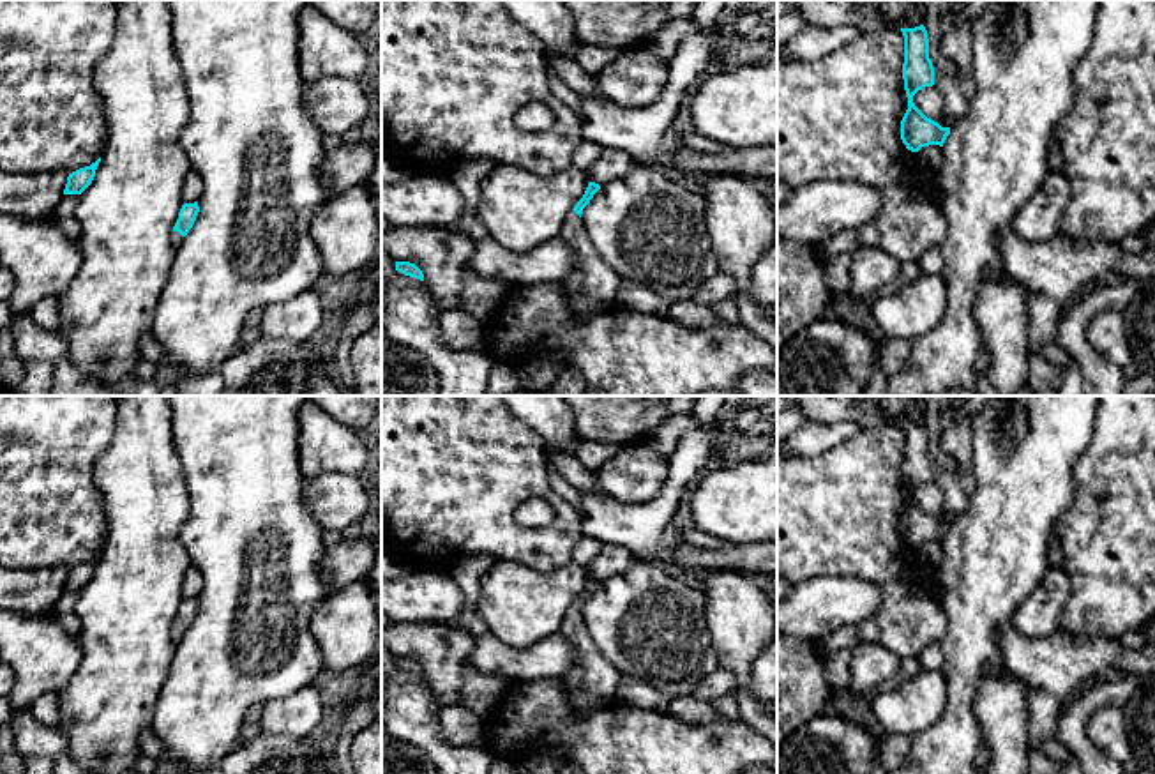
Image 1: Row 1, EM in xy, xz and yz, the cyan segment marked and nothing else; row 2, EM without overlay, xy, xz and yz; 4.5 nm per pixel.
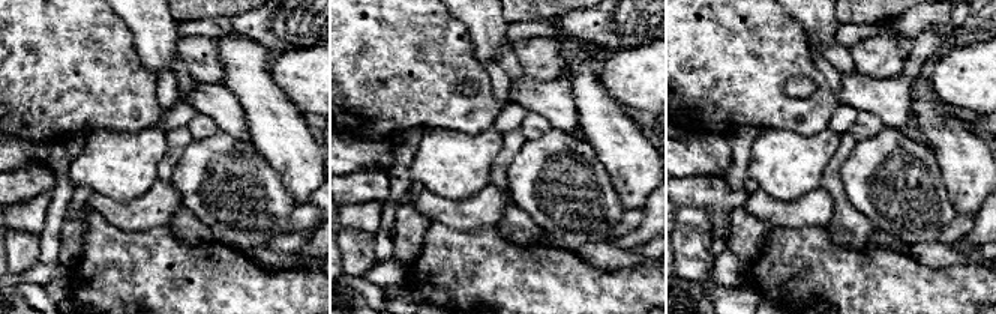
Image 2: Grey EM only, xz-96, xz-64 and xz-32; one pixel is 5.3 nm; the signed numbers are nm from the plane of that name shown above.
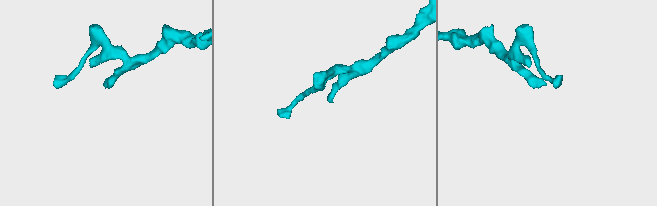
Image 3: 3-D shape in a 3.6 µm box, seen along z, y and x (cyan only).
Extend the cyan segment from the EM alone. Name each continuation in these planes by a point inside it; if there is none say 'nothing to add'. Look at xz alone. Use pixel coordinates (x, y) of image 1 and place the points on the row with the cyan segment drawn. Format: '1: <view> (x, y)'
1: xz (590, 287)

